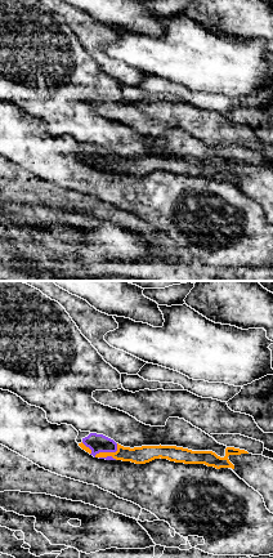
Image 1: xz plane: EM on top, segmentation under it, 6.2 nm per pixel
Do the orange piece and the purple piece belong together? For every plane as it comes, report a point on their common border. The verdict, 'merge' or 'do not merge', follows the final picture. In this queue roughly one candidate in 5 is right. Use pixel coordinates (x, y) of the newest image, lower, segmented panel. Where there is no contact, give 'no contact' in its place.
meets orange at (108, 452)

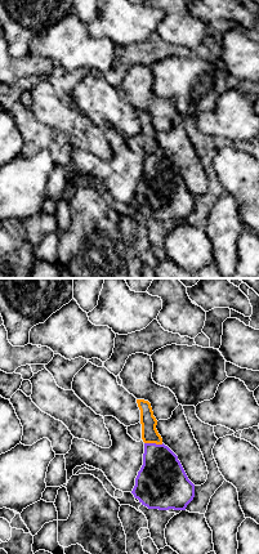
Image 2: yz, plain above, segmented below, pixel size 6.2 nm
meets orange at (153, 442)

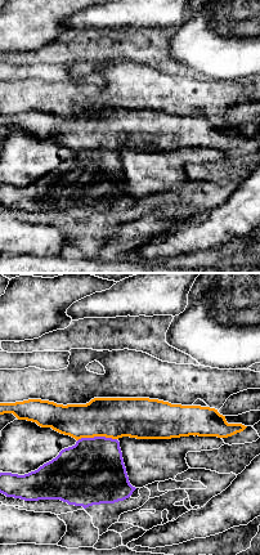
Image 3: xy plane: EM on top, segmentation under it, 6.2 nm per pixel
meets orange at (97, 435)

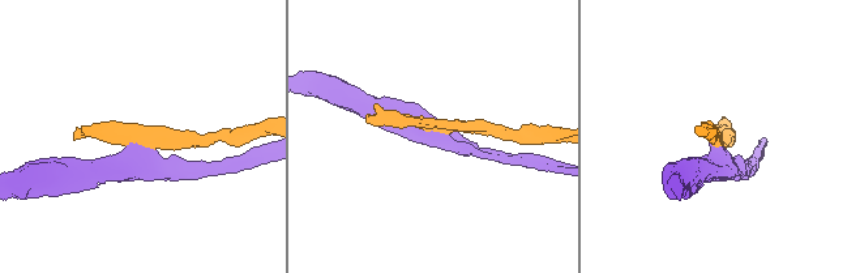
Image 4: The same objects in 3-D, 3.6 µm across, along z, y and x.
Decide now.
do not merge

